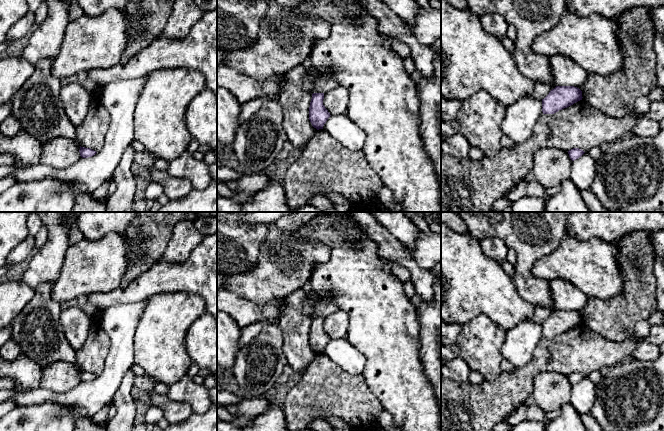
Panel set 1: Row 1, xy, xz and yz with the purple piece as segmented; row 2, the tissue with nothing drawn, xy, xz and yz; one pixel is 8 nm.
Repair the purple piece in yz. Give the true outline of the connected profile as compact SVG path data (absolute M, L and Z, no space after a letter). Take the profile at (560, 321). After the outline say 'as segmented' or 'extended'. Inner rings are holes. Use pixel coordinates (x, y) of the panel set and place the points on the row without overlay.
M556 310L542 323L543 338L554 338L582 324L582 315L574 310Z; as segmented

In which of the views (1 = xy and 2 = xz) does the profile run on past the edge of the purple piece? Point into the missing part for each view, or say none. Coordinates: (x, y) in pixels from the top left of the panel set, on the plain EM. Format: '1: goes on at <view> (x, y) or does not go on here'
1: does not go on here
2: does not go on here

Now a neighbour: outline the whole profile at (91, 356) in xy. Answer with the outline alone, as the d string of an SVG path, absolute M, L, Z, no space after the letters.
M97 324L89 330L84 344L75 352L76 365L81 371L100 375L105 366L111 340L107 333Z

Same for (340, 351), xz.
M331 339L323 353L347 373L351 375L363 374L366 357L347 339Z

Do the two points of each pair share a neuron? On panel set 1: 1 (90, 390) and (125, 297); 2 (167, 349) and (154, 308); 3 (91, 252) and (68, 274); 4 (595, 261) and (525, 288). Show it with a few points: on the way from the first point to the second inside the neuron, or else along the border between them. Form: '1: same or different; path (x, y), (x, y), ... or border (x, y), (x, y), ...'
1: different; border (145, 298), (129, 303), (117, 303), (103, 311)
2: same; path (161, 339), (161, 318)
3: same; path (85, 257), (74, 268)
4: different; border (547, 255), (534, 263), (532, 273), (548, 281)

